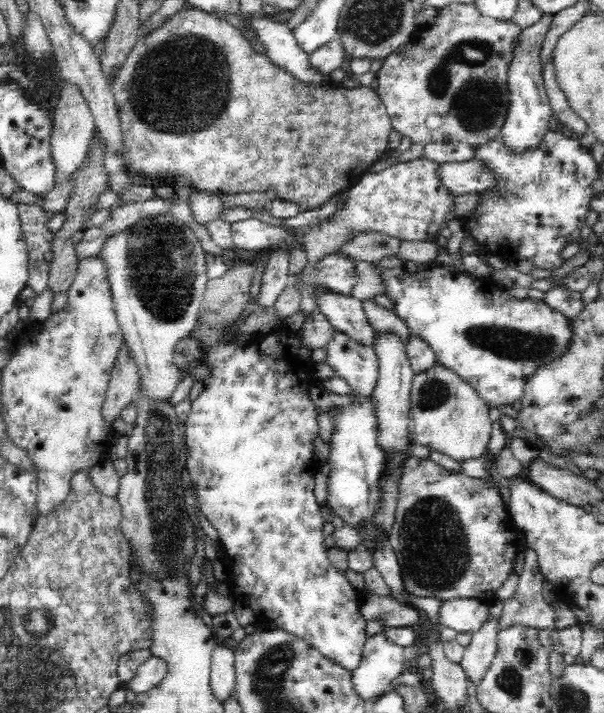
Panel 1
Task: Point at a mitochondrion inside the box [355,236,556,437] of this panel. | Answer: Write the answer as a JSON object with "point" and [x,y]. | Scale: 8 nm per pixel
{"point":[435,393]}

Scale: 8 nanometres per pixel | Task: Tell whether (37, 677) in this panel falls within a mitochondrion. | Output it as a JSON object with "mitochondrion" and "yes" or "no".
{"mitochondrion":"yes"}

